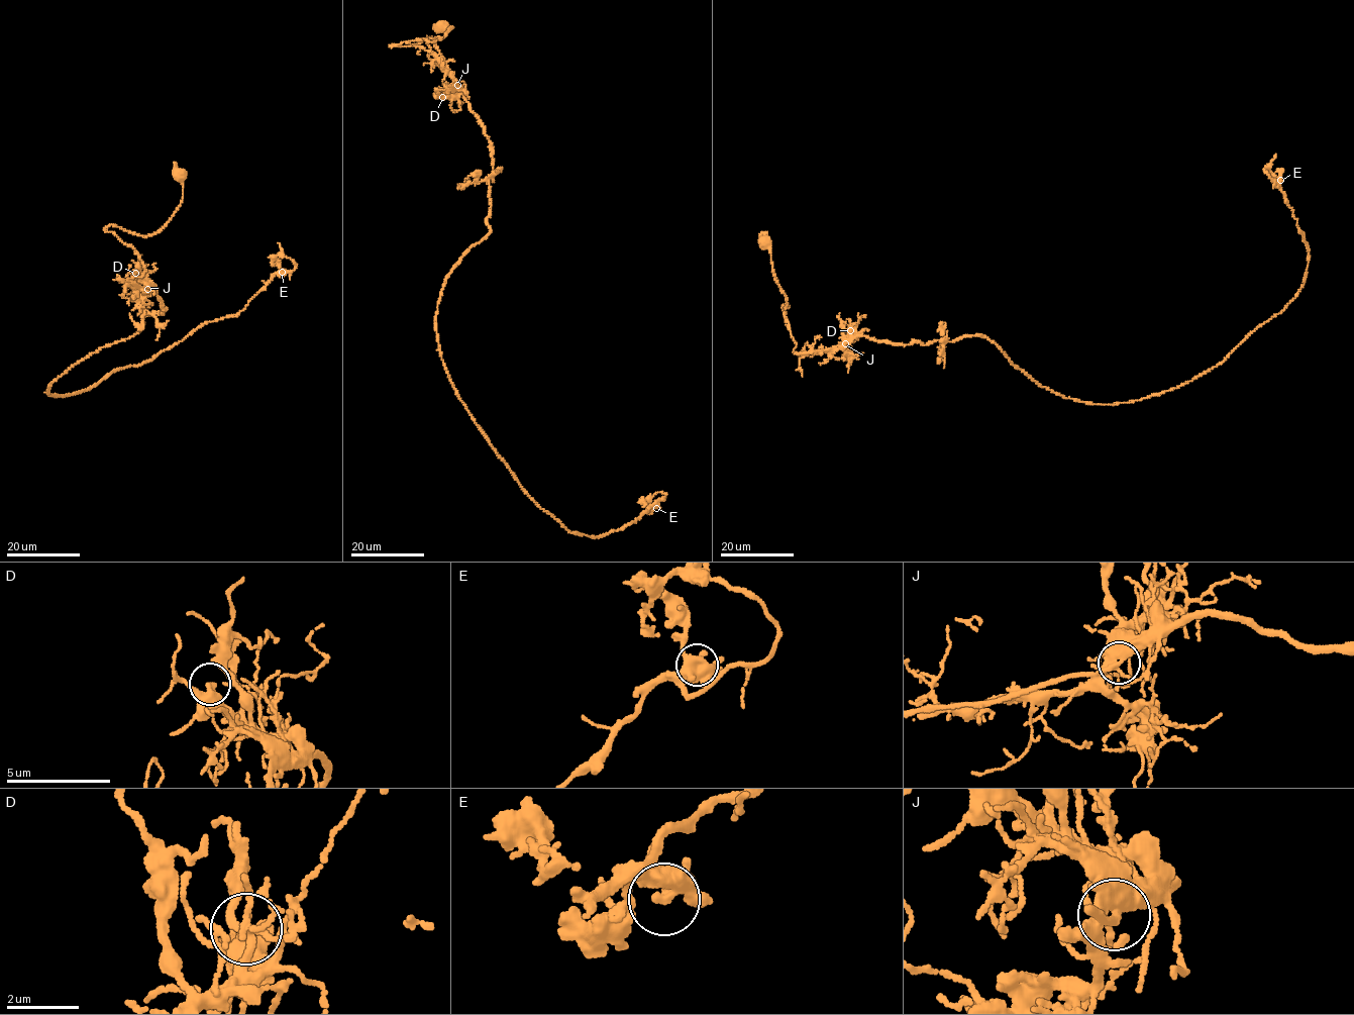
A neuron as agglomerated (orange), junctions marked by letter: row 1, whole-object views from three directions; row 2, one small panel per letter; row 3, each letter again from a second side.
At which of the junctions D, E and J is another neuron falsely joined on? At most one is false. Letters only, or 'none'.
none

